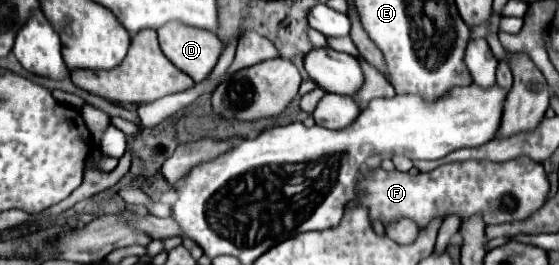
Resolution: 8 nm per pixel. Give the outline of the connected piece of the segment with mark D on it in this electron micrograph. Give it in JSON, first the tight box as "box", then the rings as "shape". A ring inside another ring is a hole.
{"box":[156,23,222,83],"shape":[[[166,23],[156,29],[160,49],[164,55],[184,73],[188,73],[194,83],[200,83],[214,69],[222,43],[220,39],[206,29],[188,27],[184,23]]]}

